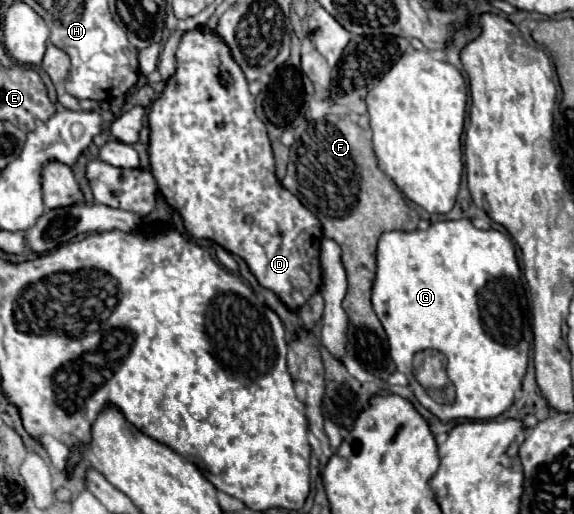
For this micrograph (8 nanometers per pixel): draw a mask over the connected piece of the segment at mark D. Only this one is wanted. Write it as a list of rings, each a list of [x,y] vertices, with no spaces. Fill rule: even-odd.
[[[203,26],[187,30],[179,42],[175,58],[177,72],[167,80],[163,94],[153,102],[147,118],[151,130],[151,174],[157,180],[159,192],[165,196],[167,204],[183,216],[185,228],[191,236],[213,240],[231,254],[241,256],[259,284],[273,290],[289,310],[297,312],[321,286],[321,224],[277,182],[271,140],[263,122],[255,116],[255,98],[249,92],[243,70],[235,64],[235,58],[231,56],[227,44],[223,44],[221,36]],[[245,212],[253,216],[251,220],[255,224],[245,224]]]

